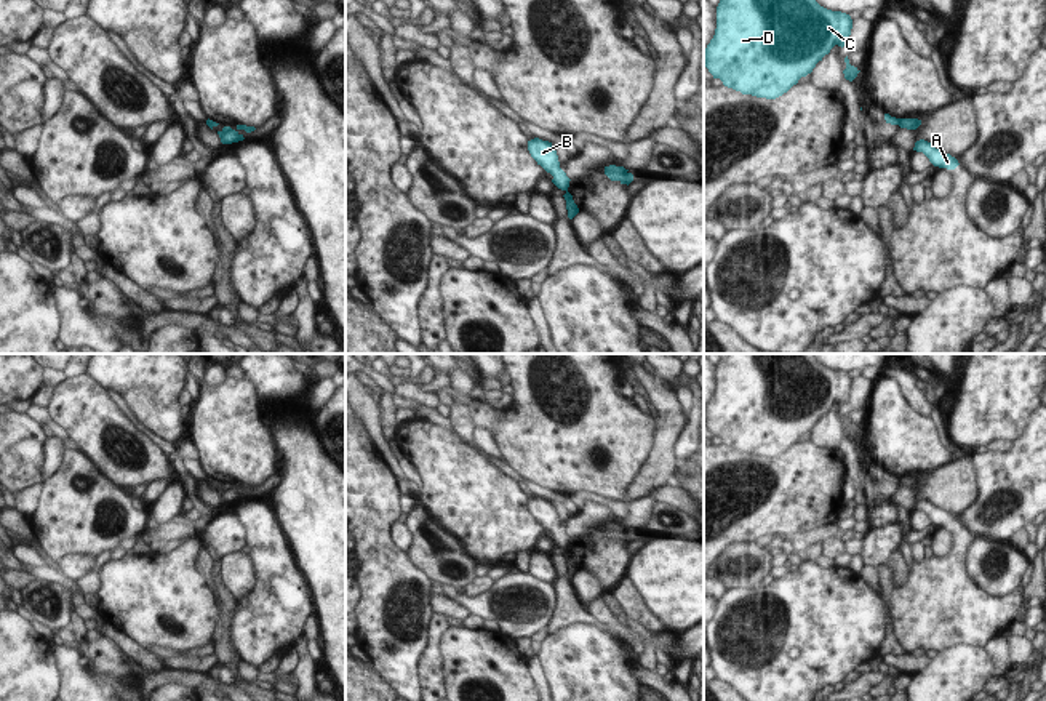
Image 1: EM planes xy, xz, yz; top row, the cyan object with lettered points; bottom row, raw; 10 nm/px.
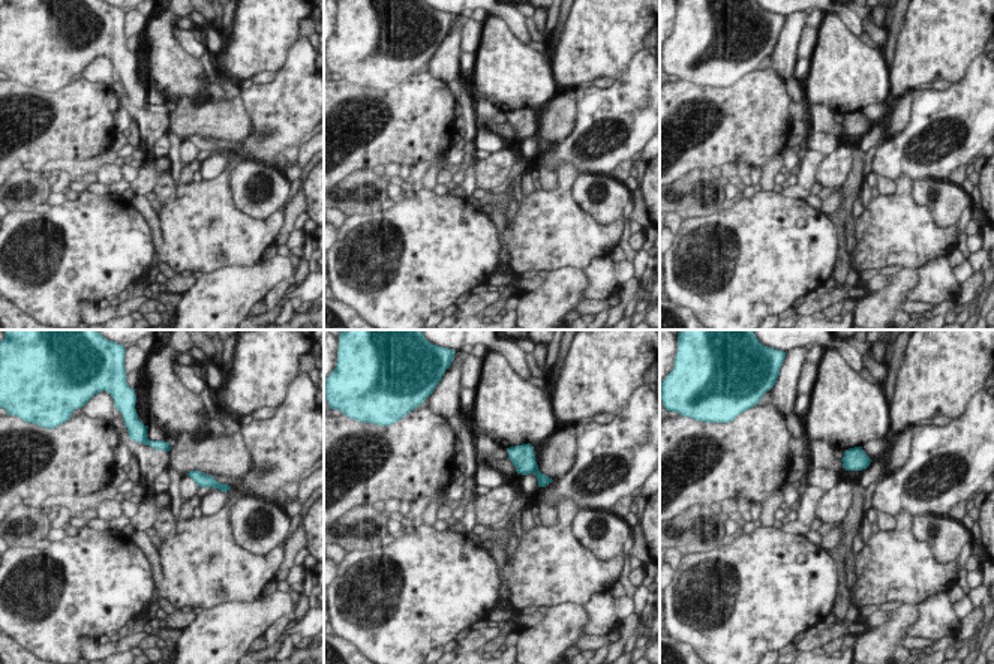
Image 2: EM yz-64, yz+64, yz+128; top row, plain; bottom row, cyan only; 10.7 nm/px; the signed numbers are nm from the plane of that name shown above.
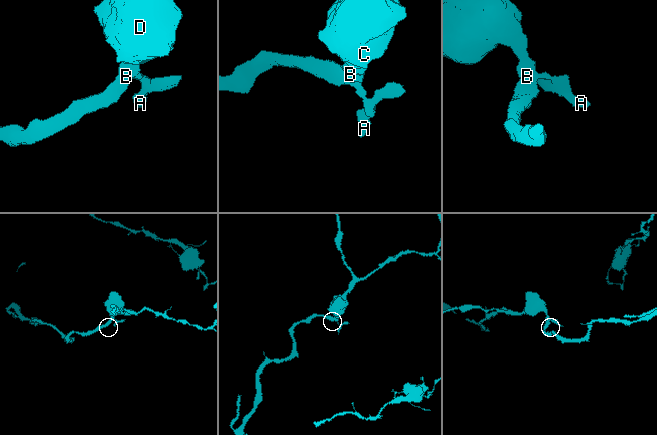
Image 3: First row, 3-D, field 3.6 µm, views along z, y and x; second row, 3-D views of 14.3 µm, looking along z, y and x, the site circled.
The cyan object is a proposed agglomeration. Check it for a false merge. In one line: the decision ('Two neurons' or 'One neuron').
Two neurons.

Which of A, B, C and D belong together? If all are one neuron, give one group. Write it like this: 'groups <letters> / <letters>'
groups A / B C D

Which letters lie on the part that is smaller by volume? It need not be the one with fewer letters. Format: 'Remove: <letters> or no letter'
Remove: A

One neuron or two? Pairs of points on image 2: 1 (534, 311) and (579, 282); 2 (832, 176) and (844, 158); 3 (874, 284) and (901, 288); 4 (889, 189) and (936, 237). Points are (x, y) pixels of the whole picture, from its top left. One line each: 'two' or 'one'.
1: one
2: one
3: two
4: two

